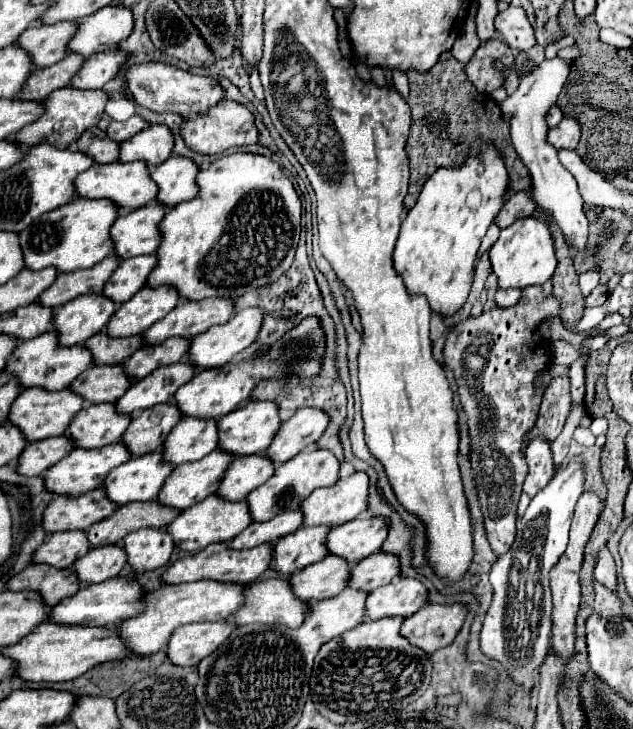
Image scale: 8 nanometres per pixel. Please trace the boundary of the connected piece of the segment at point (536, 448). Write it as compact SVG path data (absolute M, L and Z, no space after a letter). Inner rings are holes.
M537 435L527 451L525 451L525 459L529 465L529 473L527 479L523 483L523 491L527 495L537 495L537 491L541 491L555 475L555 471L551 471L551 443L545 435Z

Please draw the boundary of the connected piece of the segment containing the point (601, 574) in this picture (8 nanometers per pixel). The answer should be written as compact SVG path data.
M607 547L601 549L601 553L599 553L597 565L595 565L595 579L601 585L605 585L611 593L617 591L617 567L615 567L615 561Z

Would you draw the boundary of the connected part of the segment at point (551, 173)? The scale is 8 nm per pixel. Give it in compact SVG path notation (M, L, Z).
M559 57L545 59L539 63L533 73L525 75L521 79L521 89L517 89L511 97L498 103L502 113L511 115L511 141L525 163L525 167L531 173L531 199L545 209L551 219L555 229L559 229L571 249L585 249L585 243L589 239L589 221L583 213L583 199L577 189L575 177L559 163L557 159L557 149L549 147L545 135L547 135L547 125L545 125L545 113L549 107L557 101L557 95L561 93L563 85L570 73L570 64Z

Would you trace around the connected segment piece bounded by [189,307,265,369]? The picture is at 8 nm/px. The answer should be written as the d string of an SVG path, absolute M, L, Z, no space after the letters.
M247 307L243 311L237 311L227 323L223 325L217 325L217 327L211 327L209 331L201 333L201 335L195 335L191 339L191 347L189 347L189 361L197 367L203 367L203 369L211 369L211 367L221 367L221 365L227 365L229 361L233 361L233 357L243 351L245 347L249 347L259 331L261 331L261 323L265 319L265 311L261 311L261 307Z

